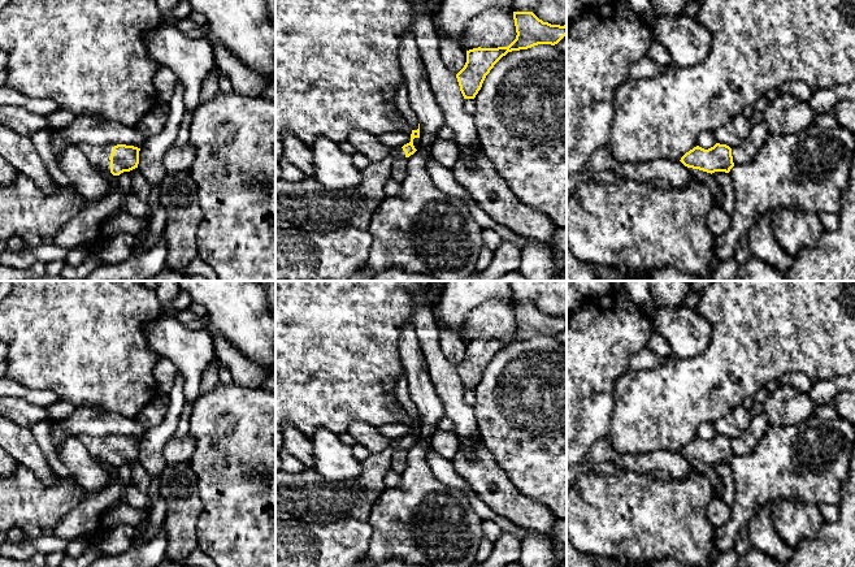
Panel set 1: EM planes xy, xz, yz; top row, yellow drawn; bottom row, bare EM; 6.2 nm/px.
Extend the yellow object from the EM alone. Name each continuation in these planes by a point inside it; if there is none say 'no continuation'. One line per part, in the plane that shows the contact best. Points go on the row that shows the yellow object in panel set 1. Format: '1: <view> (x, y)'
1: xy (98, 155)

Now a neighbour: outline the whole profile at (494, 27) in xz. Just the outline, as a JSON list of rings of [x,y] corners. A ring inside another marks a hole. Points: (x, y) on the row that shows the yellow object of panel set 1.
[[[490,8],[474,17],[463,33],[463,49],[508,47],[516,39],[513,10]]]

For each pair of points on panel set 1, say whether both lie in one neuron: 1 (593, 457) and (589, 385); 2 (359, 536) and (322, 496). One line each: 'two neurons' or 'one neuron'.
1: two neurons
2: two neurons

